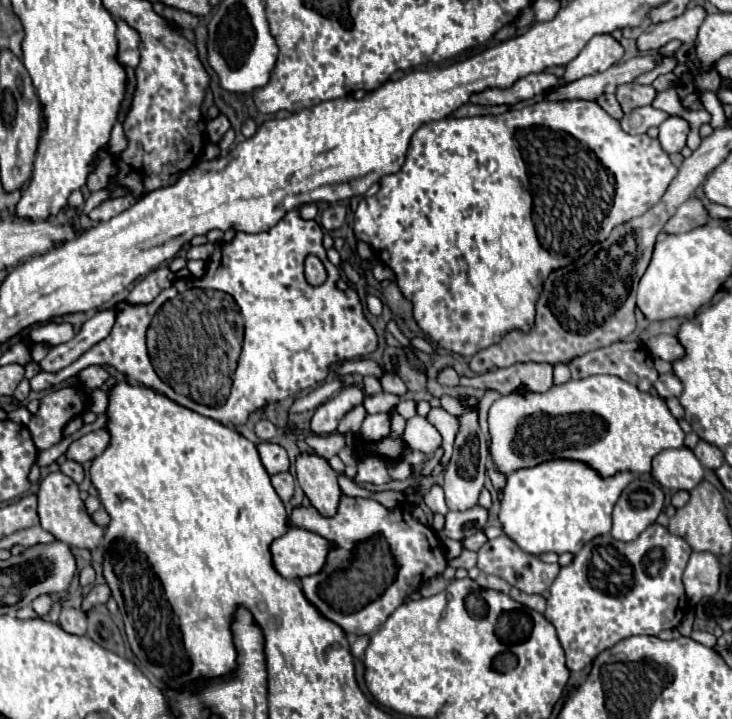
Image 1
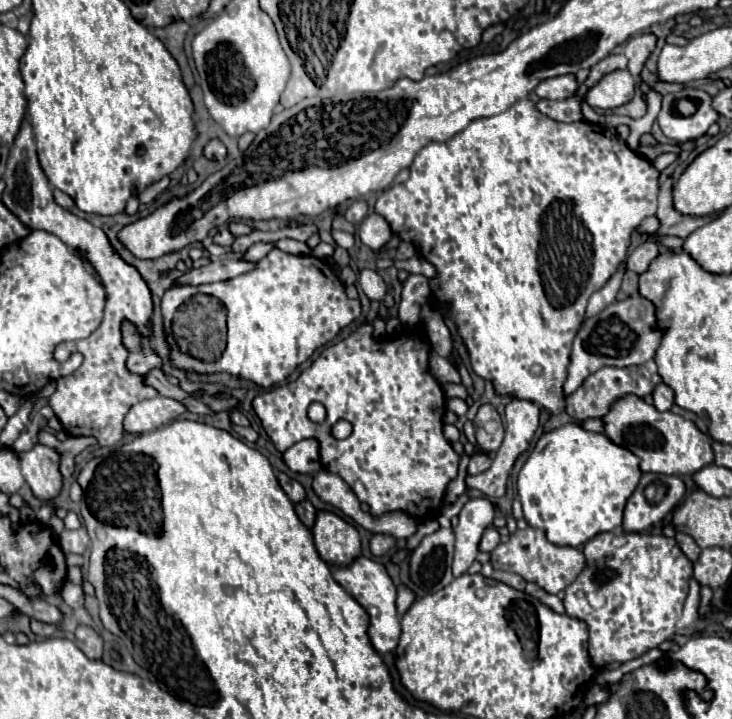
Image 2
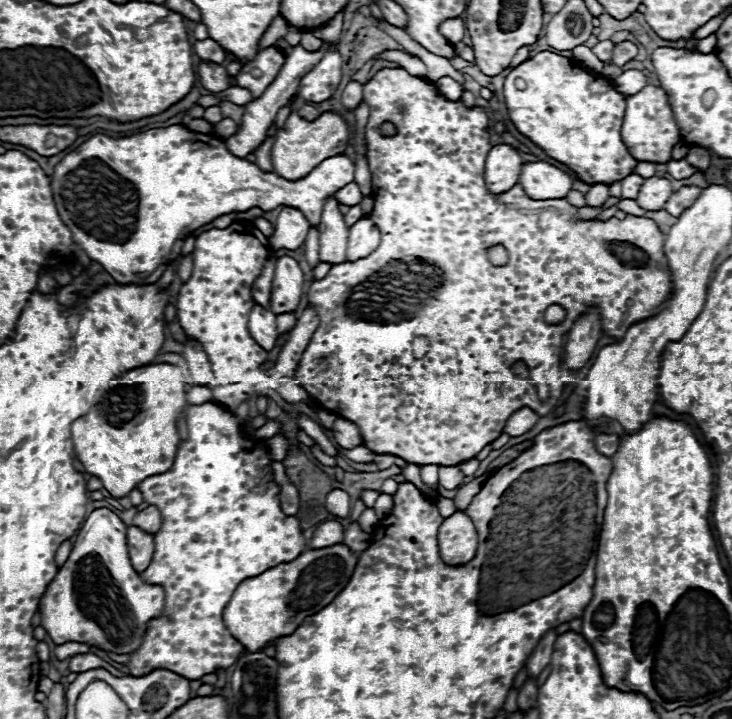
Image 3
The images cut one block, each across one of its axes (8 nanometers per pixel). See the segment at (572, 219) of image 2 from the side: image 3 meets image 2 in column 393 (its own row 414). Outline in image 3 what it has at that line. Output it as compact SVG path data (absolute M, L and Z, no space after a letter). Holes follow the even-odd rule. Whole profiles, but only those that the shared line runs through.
M212 402L188 406L186 422L188 440L180 442L172 468L164 474L148 476L138 484L144 500L154 504L164 516L162 530L154 534L154 558L140 576L150 584L164 584L166 610L162 618L148 624L142 648L130 654L130 662L126 666L132 676L148 674L154 668L166 668L188 680L198 680L216 668L232 666L246 650L228 632L222 612L238 584L278 564L290 562L306 550L300 520L296 516L286 516L280 508L278 486L270 468L272 460L264 442L246 436L240 430L238 418Z

